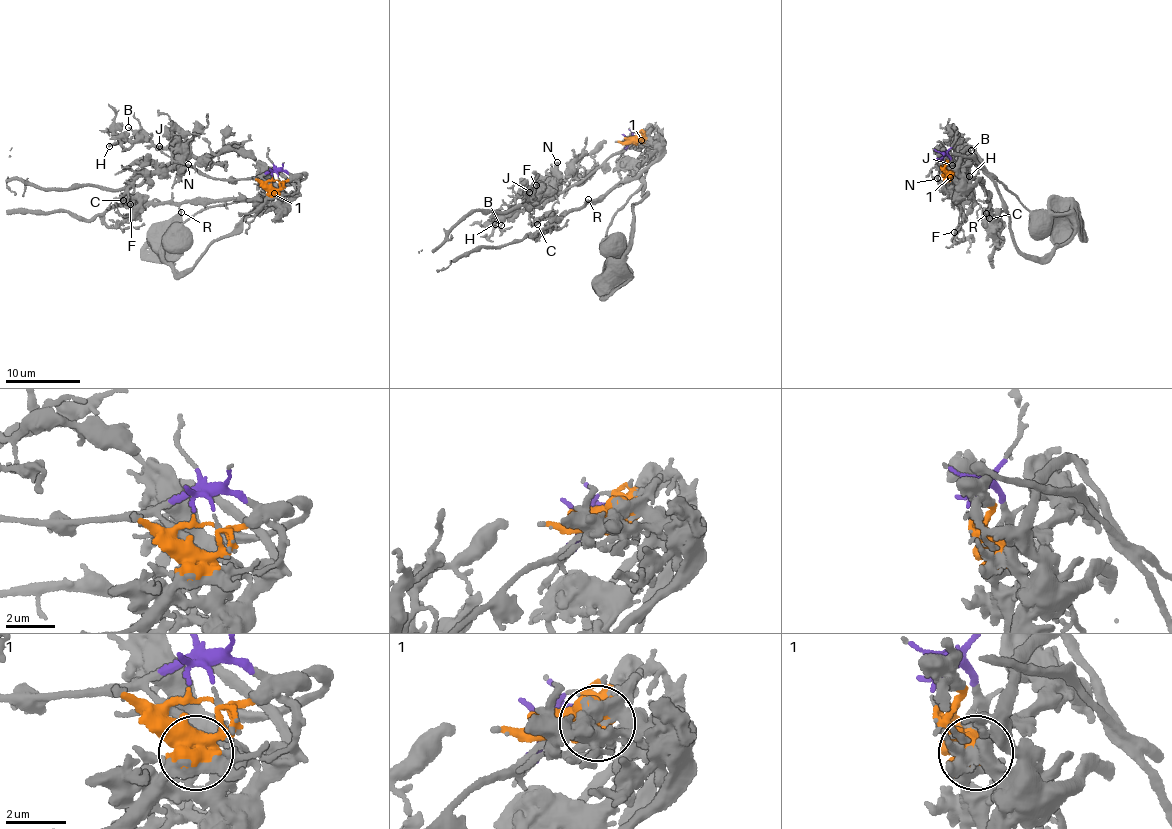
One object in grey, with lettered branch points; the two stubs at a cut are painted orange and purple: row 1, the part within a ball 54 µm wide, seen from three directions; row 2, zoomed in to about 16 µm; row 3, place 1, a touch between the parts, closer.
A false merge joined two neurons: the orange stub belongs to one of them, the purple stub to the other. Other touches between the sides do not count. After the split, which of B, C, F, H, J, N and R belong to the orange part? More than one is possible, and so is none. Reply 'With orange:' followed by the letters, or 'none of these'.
With orange: C, R

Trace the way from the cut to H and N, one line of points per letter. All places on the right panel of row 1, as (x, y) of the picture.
H: (942, 162), (947, 155), (950, 170), (960, 178), (967, 162), (961, 164), (969, 176)
N: (942, 162), (947, 155), (950, 170), (958, 178), (965, 171), (957, 171), (939, 182), (938, 178)

